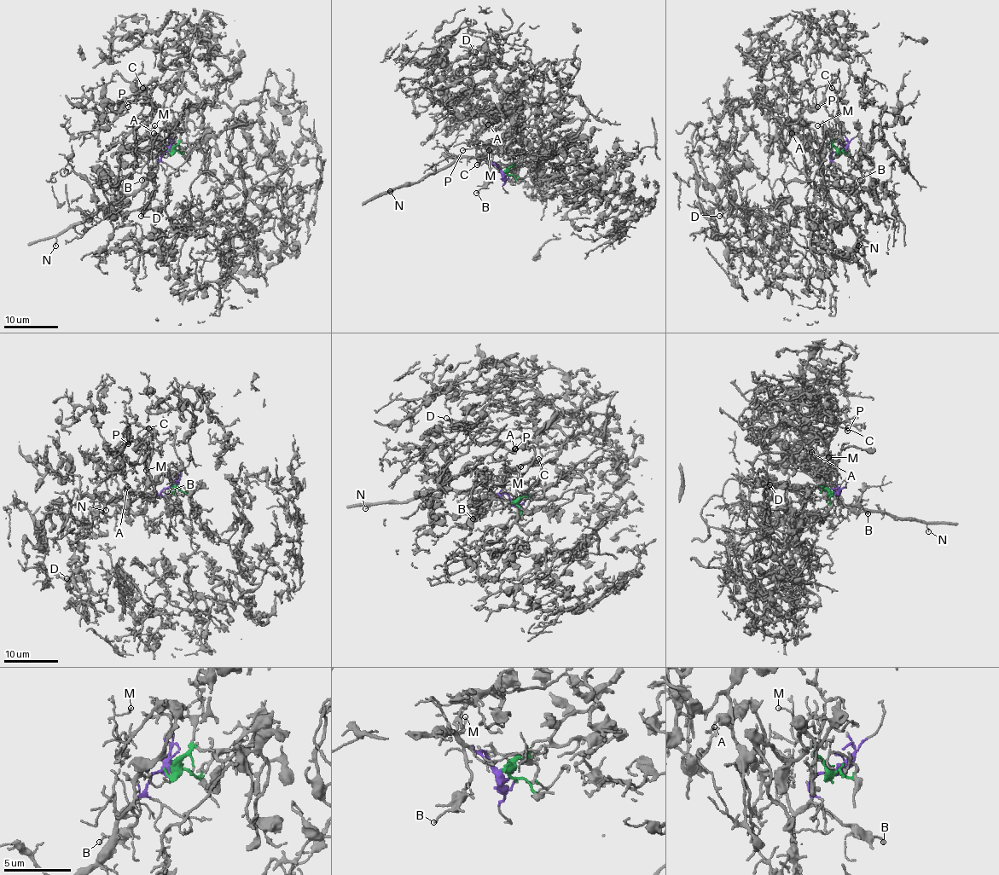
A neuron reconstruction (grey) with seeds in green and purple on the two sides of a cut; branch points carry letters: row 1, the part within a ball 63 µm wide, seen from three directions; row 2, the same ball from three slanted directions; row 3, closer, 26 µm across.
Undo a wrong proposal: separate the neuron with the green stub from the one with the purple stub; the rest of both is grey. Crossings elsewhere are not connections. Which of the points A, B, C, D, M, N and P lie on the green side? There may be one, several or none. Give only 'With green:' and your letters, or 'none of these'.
With green: A, C, D, P

